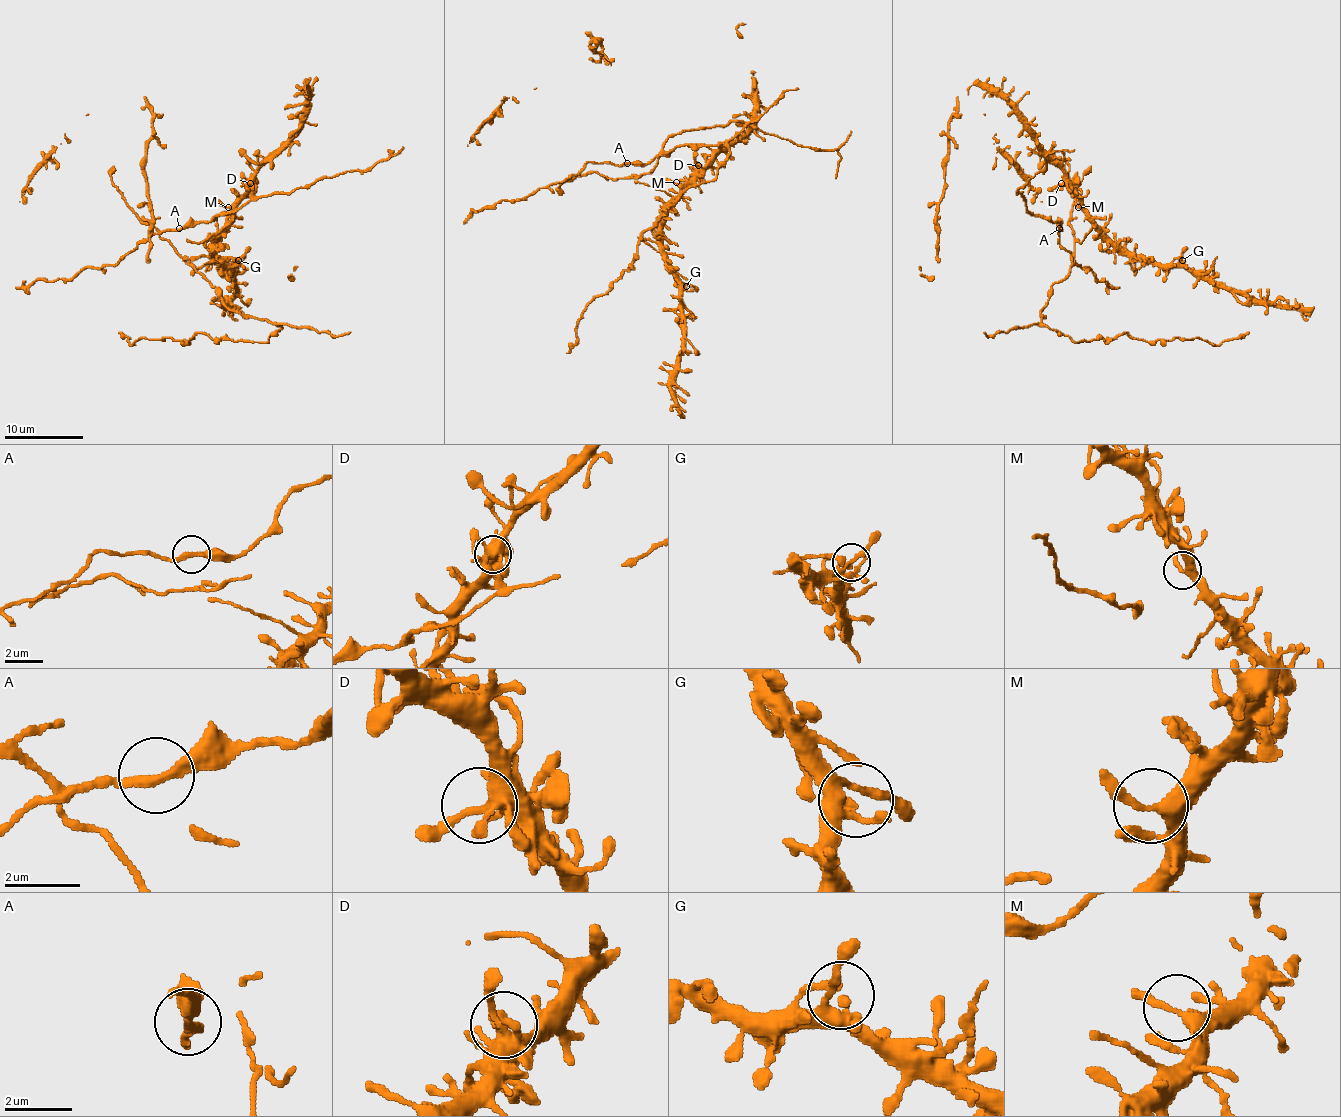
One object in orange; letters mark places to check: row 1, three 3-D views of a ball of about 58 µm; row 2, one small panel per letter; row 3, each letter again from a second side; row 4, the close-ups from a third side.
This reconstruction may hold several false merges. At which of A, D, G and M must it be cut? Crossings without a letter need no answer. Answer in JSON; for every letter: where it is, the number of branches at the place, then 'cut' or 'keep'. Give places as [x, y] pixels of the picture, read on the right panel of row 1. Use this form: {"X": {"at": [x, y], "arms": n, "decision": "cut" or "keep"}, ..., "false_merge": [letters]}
{"A": {"at": [1059, 228], "arms": 2, "decision": "keep"}, "D": {"at": [1061, 183], "arms": 4, "decision": "keep"}, "G": {"at": [1182, 260], "arms": 4, "decision": "keep"}, "M": {"at": [1078, 207], "arms": 3, "decision": "keep"}, "false_merge": []}

